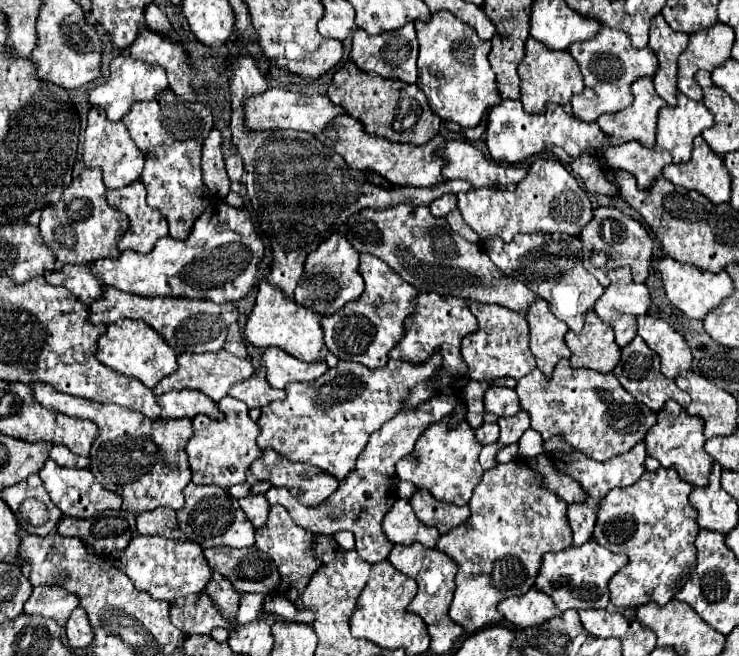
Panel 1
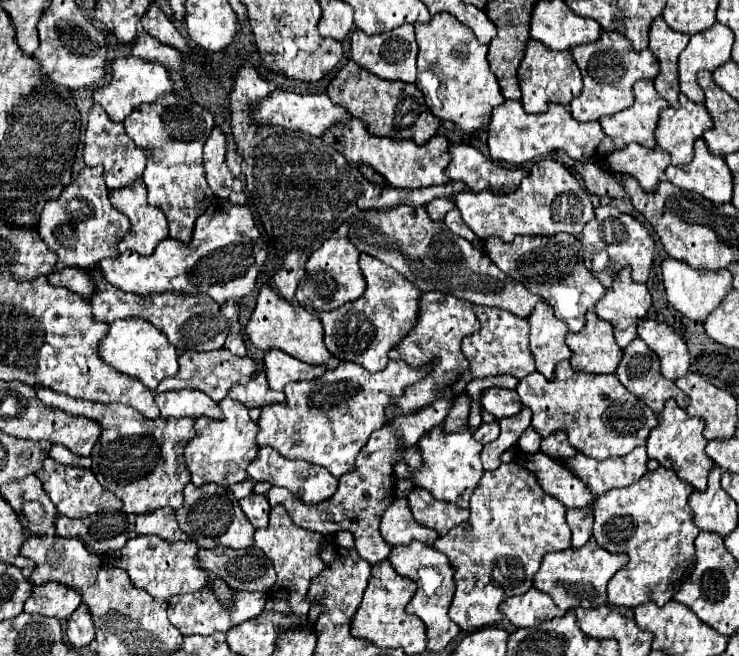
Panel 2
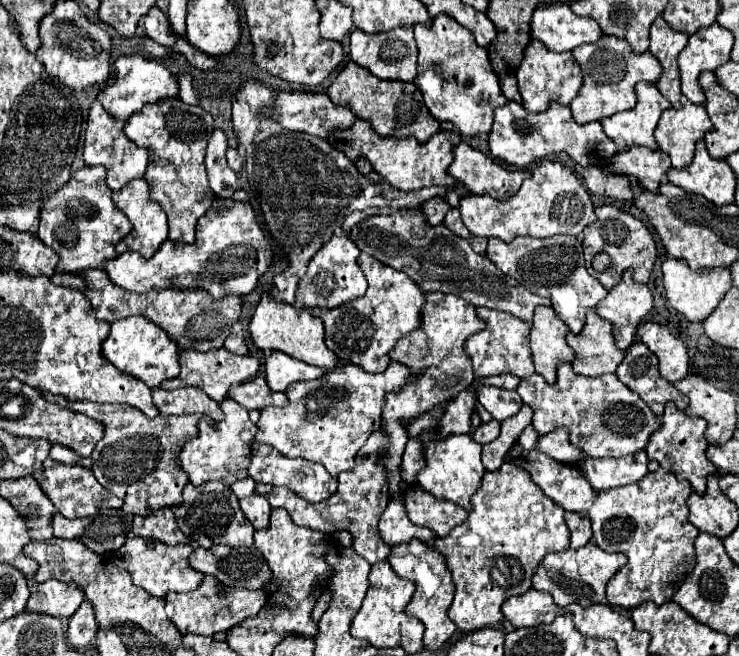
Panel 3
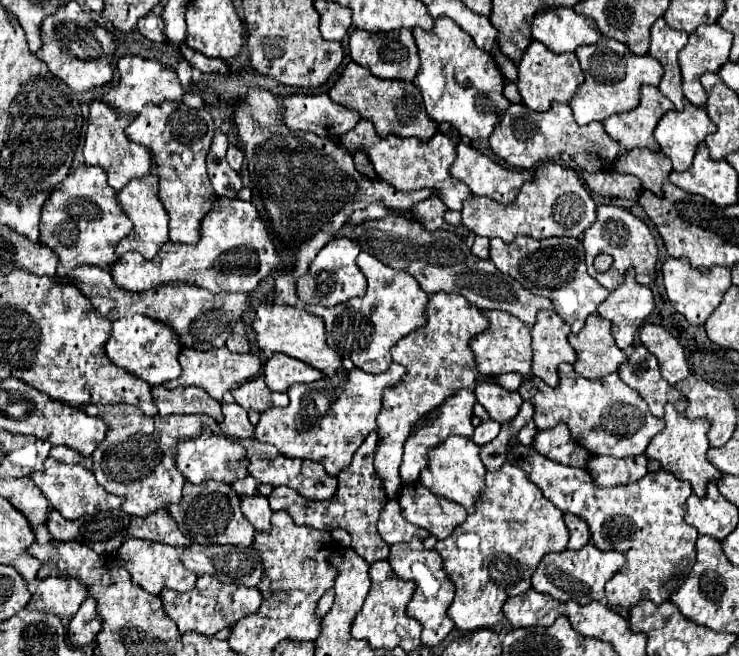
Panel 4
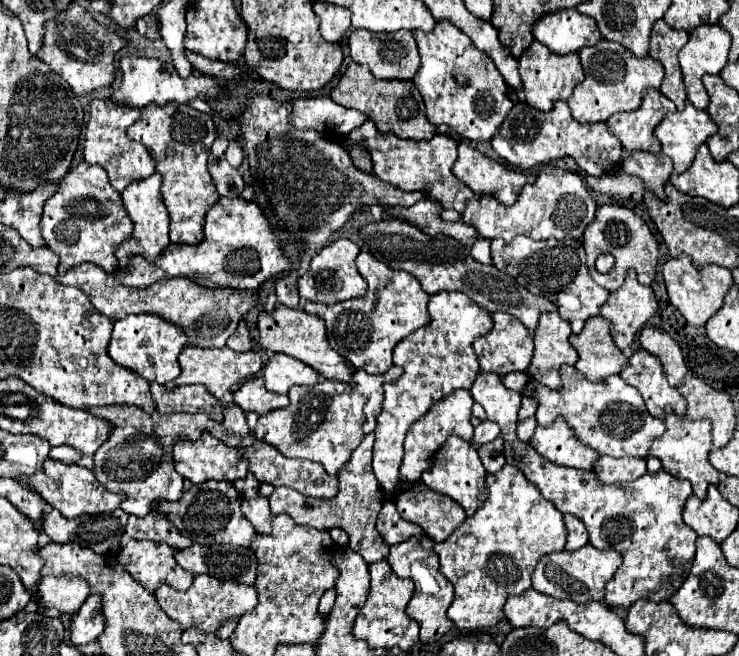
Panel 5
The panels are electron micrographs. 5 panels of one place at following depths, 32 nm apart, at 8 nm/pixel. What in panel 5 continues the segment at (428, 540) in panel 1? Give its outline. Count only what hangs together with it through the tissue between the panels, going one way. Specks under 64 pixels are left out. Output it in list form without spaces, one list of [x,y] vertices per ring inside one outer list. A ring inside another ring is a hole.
[[[384,502],[382,510],[378,514],[378,520],[376,520],[376,528],[378,528],[380,536],[384,538],[384,542],[390,546],[422,534],[422,528],[418,524],[412,524],[398,514],[394,502]]]

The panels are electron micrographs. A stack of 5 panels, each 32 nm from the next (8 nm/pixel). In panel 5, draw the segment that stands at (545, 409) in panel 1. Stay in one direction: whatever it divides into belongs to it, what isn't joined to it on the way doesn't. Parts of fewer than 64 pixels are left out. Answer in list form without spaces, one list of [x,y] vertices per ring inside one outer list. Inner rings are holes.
[[[574,366],[560,368],[560,376],[564,382],[562,390],[550,390],[530,380],[522,392],[528,396],[536,396],[538,424],[548,426],[552,424],[552,420],[562,416],[576,432],[576,436],[584,444],[590,444],[592,448],[596,448],[600,454],[606,454],[612,458],[622,458],[622,456],[648,458],[652,442],[664,434],[666,424],[650,416],[636,388],[626,384],[620,376],[610,376],[608,380],[602,380],[602,382],[590,382]]]

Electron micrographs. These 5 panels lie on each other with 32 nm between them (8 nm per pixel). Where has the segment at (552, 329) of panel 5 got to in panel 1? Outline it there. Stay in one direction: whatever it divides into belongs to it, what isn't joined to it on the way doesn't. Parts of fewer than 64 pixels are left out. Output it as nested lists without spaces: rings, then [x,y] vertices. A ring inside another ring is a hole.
[[[542,298],[532,304],[526,320],[530,324],[530,350],[536,358],[536,366],[546,378],[552,378],[558,360],[570,358],[570,350],[564,342],[568,326],[550,312],[548,302]]]

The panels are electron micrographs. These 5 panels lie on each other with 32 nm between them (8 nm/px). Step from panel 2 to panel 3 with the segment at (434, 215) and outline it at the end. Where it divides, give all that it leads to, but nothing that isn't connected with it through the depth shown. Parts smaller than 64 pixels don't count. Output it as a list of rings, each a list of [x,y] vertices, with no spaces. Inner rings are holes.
[[[436,196],[436,198],[432,198],[432,200],[426,200],[426,202],[420,206],[420,210],[424,212],[426,222],[428,222],[430,226],[440,226],[442,220],[444,220],[444,214],[446,214],[450,208],[448,208],[448,204],[444,204],[444,200],[440,200],[440,196]]]

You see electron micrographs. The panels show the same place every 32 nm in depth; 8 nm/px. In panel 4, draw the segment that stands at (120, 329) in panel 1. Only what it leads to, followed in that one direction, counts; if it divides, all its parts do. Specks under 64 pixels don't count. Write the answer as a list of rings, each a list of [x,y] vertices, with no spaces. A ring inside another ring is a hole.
[[[134,314],[128,318],[116,320],[112,324],[112,336],[106,344],[106,354],[116,366],[140,376],[150,386],[162,384],[180,376],[180,364],[178,364],[180,350],[182,350],[180,336],[170,326],[164,326],[162,322],[156,322],[154,318],[144,314]]]

